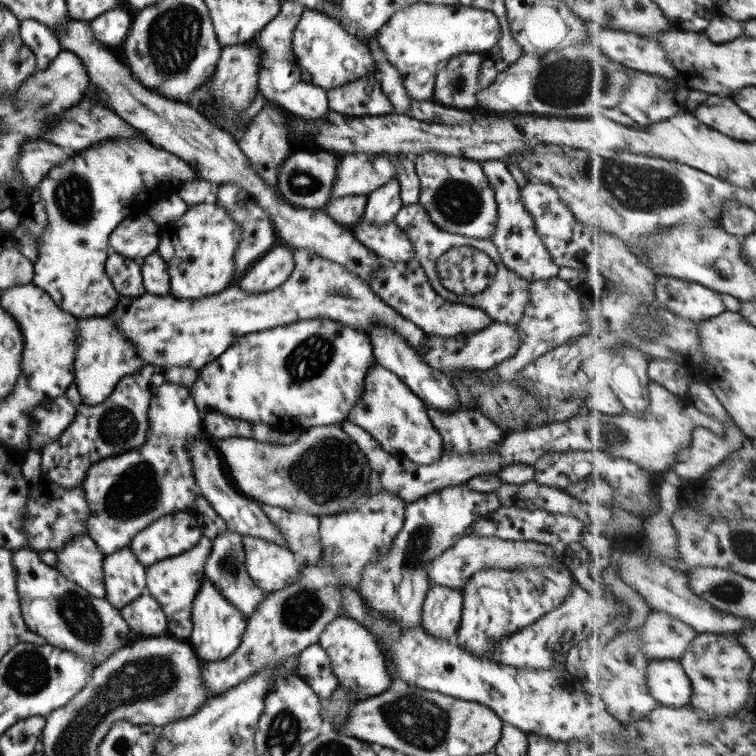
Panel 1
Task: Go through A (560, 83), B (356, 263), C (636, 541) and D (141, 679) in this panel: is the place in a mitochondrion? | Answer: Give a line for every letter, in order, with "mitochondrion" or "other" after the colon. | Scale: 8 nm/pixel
A: mitochondrion
B: other
C: other
D: mitochondrion

